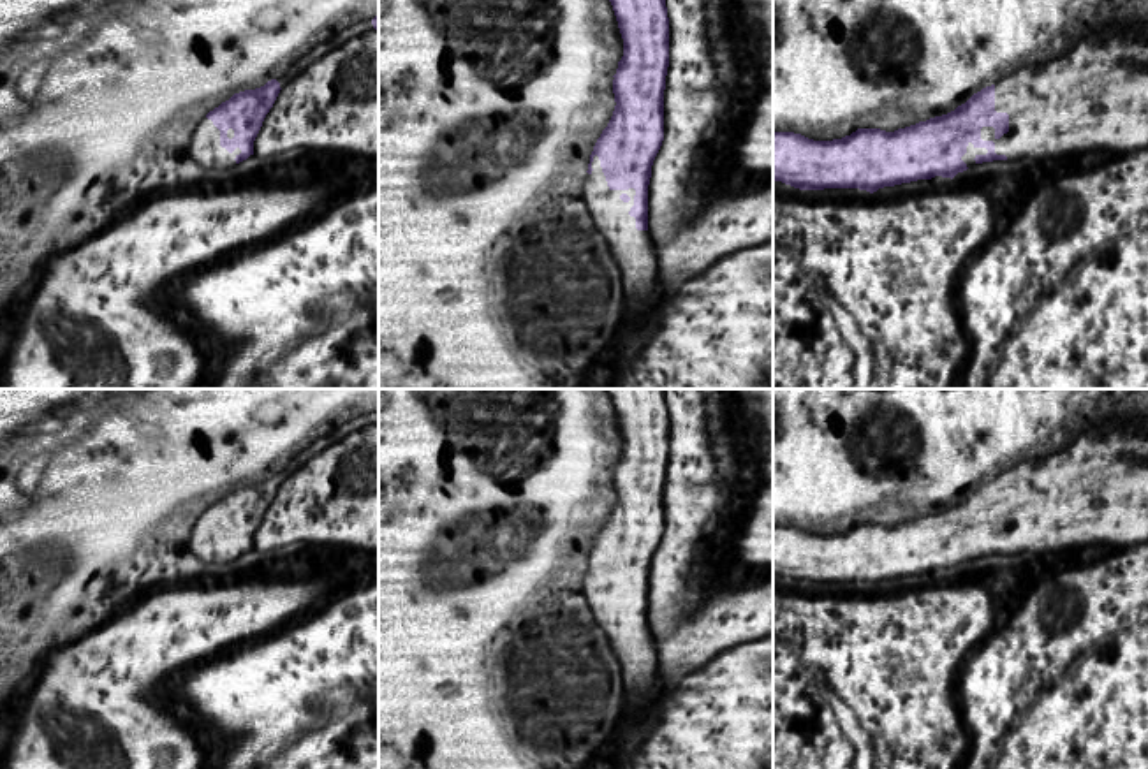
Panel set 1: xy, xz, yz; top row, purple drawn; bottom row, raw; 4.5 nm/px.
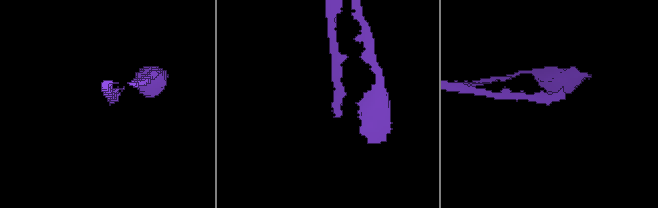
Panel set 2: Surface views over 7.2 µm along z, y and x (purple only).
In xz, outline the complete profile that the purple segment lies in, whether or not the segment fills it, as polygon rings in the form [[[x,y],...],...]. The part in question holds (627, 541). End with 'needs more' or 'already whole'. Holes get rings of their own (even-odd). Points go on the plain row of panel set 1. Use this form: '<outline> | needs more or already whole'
[[[607,389],[623,433],[623,450],[613,470],[614,505],[590,549],[585,597],[597,625],[606,632],[622,667],[623,729],[609,746],[614,762],[629,760],[659,718],[662,686],[659,653],[648,628],[648,579],[664,535],[664,484],[669,461],[669,412],[664,389]]] | needs more

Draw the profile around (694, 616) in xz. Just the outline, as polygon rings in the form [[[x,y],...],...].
[[[664,389],[669,412],[669,461],[664,484],[664,535],[651,560],[648,579],[648,628],[659,653],[662,690],[676,685],[713,656],[729,648],[773,635],[773,572],[759,582],[732,586],[717,579],[713,568],[722,565],[722,546],[715,540],[720,526],[738,516],[745,494],[745,477],[725,470],[713,456],[706,398],[701,389]]]

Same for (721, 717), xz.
[[[773,635],[729,648],[673,692],[662,690],[655,727],[634,755],[613,769],[773,769]]]

